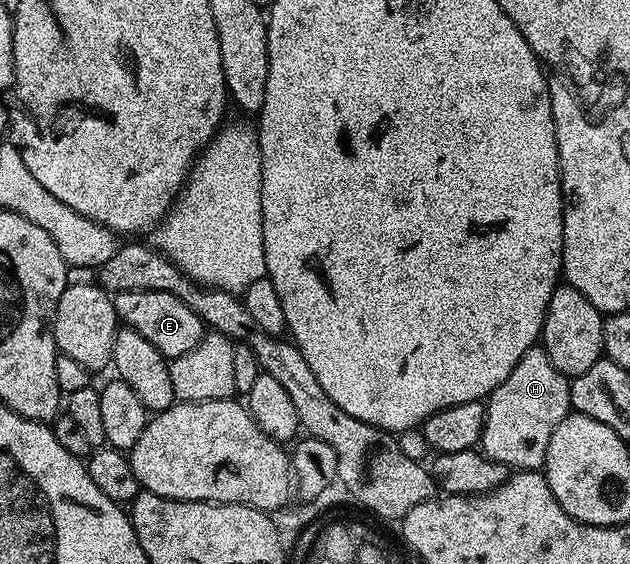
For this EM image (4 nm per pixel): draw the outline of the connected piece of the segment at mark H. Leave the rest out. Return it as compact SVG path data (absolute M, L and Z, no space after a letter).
M541 347L530 349L516 363L512 375L492 391L485 402L486 418L480 442L481 452L512 471L538 471L545 466L552 431L572 412L570 408L571 378L554 366Z

